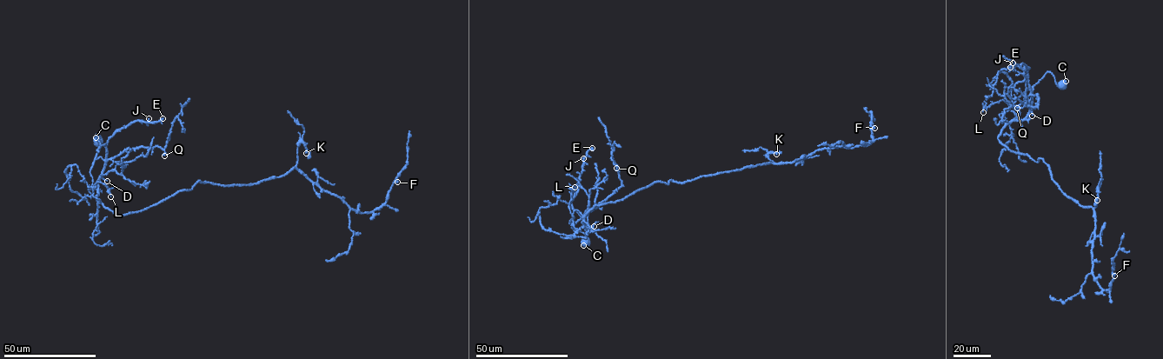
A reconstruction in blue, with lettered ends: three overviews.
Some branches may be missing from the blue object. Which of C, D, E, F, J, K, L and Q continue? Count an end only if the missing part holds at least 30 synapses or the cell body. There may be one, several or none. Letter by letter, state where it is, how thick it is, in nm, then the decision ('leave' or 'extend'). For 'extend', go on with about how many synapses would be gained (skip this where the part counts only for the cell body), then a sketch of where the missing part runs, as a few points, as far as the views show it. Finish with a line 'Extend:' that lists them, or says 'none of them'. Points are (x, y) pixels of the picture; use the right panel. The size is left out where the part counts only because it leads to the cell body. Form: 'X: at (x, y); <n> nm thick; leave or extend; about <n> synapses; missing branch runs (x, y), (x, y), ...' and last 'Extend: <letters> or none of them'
C: at (1066, 81); 950 nm thick; leave
D: at (1032, 116); 80 nm thick; leave
E: at (1010, 67); 300 nm thick; extend; about 60 synapses; missing branch runs (1010, 67), (1011, 60), (992, 39), (983, 35)
F: at (1114, 275); 320 nm thick; leave
J: at (1013, 63); 130 nm thick; leave
K: at (1097, 200); 150 nm thick; leave
L: at (983, 112); 130 nm thick; leave
Q: at (1017, 108); 110 nm thick; leave
Extend: E

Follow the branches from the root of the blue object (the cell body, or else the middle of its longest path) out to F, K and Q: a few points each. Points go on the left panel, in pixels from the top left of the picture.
F: (193, 186), (199, 181), (250, 184), (295, 168), (362, 213), (379, 209), (397, 182)
K: (193, 186), (199, 181), (223, 186), (250, 184), (284, 176), (295, 168), (301, 142), (306, 153)
Q: (193, 186), (117, 216), (98, 201), (105, 161), (141, 146), (159, 147), (164, 156)

